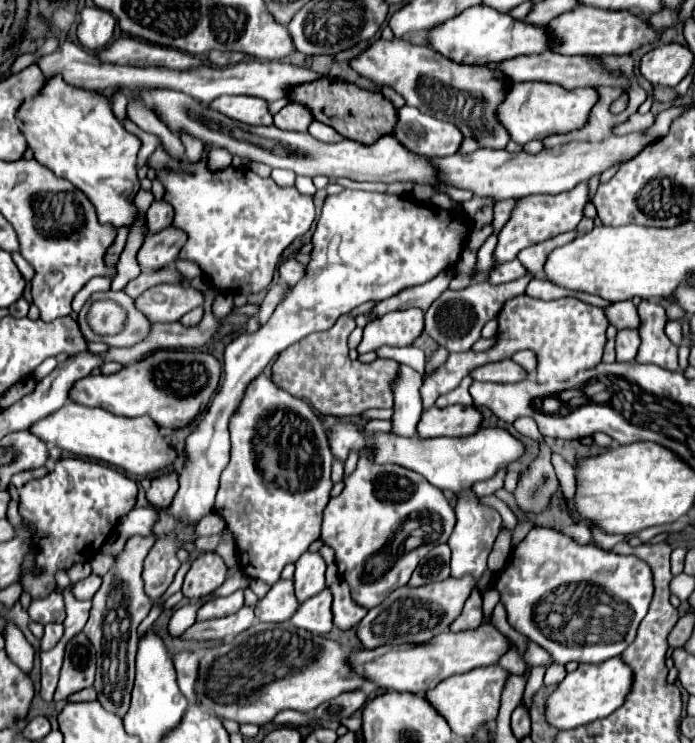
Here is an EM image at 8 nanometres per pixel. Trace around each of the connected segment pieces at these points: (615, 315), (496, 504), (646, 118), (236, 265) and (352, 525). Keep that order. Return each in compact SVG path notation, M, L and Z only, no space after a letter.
M630 300L614 302L612 306L606 308L606 316L608 316L610 324L616 326L618 330L624 330L624 328L638 328L638 326L640 326L640 318L638 318L636 306L634 306Z
M486 496L486 498L482 498L482 502L484 504L488 504L488 506L492 506L492 508L496 508L498 512L500 512L500 516L502 516L502 520L504 520L504 526L506 528L510 528L510 530L514 530L516 526L518 526L518 522L520 522L520 518L500 500L500 498L496 498L496 496Z
M648 112L648 114L634 114L626 124L616 126L614 132L622 134L622 136L630 134L630 132L640 132L640 130L650 128L654 124L654 120L656 120L656 114L652 114L652 112Z
M206 146L204 158L198 164L176 162L162 148L158 148L150 156L150 166L158 170L158 178L166 188L166 200L174 206L174 226L182 228L188 234L186 244L182 246L180 258L194 260L200 264L202 272L210 278L210 282L218 288L230 290L232 294L252 294L268 288L276 266L280 262L282 252L292 244L294 238L306 234L316 218L312 196L300 194L292 188L278 188L274 180L262 180L254 172L246 170L246 178L238 168L224 168L220 172L210 172L206 168L206 154L210 146Z
M362 454L362 458L358 460L356 470L348 478L344 478L344 484L346 486L342 494L334 496L324 508L320 538L324 540L324 544L334 548L338 574L348 582L356 604L370 610L378 606L390 592L408 584L418 562L434 546L448 542L456 524L456 514L444 498L442 490L434 488L424 476L418 476L416 472L410 472L396 464L376 466L372 458L366 458L366 454Z

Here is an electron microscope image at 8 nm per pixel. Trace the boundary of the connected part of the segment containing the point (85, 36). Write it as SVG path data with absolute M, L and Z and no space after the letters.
M84 8L80 12L80 24L78 24L78 40L84 48L90 52L98 52L106 48L112 40L116 20L110 12L100 8Z

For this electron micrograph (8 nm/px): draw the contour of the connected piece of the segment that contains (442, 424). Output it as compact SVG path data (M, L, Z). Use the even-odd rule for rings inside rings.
M446 406L428 408L418 422L418 434L422 438L436 436L470 436L482 424L482 412L474 406Z

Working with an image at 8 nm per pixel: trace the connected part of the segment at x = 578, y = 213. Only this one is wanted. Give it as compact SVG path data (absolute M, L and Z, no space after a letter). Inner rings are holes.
M578 184L578 188L572 188L570 192L556 194L556 196L546 196L546 194L534 194L534 196L524 196L518 198L510 220L504 224L504 228L498 234L498 248L496 248L496 264L514 260L516 254L522 248L528 248L532 244L544 242L548 238L554 238L562 232L576 230L578 222L584 218L584 206L590 202L590 190L588 184Z

